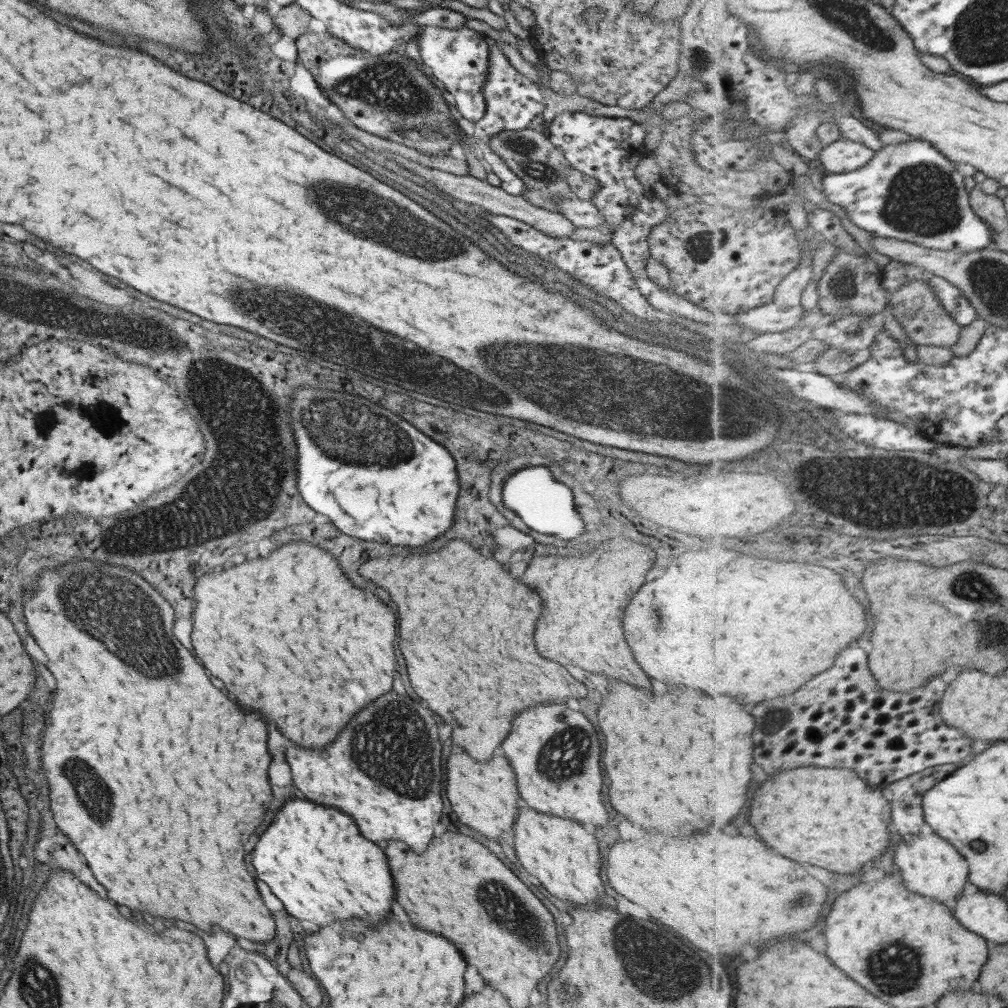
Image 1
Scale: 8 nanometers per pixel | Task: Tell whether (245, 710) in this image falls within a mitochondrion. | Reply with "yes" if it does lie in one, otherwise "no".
no

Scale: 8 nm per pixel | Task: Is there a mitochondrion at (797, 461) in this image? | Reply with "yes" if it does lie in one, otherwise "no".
no

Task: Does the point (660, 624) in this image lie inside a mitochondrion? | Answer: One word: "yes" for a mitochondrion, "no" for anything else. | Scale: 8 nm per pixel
yes

